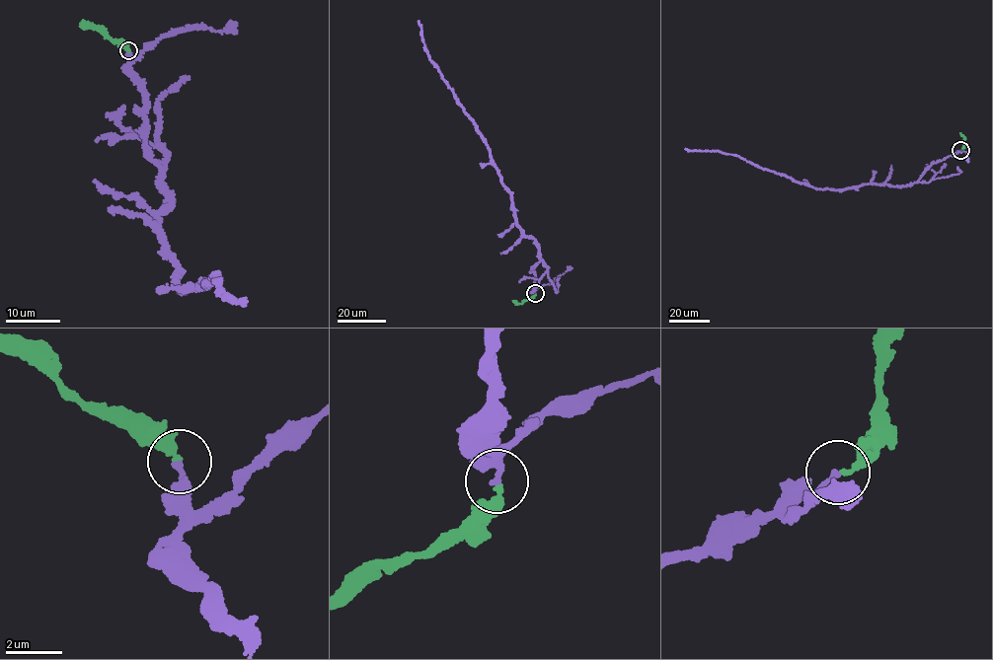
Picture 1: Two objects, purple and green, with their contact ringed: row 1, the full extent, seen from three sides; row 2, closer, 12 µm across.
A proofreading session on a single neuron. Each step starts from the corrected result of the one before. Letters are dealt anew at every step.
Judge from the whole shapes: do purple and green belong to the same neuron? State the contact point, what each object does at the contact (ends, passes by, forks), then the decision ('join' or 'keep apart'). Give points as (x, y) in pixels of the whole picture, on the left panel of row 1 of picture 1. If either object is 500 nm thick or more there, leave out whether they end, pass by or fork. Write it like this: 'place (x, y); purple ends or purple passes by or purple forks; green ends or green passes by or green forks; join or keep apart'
place (128, 50); purple ends; green ends; join

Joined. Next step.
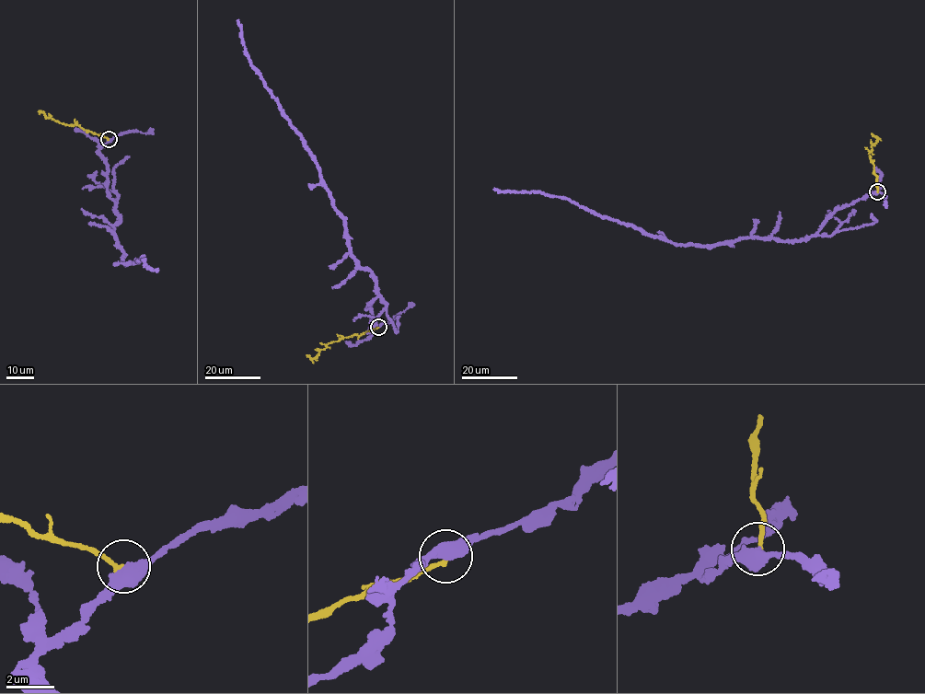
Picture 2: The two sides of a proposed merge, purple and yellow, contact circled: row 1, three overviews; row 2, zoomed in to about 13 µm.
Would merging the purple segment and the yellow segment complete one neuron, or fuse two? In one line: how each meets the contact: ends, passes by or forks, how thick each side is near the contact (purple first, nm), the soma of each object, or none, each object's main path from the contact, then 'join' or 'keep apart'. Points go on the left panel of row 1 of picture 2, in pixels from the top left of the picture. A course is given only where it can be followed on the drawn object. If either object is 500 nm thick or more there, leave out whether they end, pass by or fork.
500/170 nm | purple none | yellow none | purple via (109, 139), (99, 150), (121, 217), (113, 232), (122, 260), (135, 264), (143, 257), (157, 270) | yellow via (109, 139), (86, 131), (78, 125), (61, 123), (38, 111) | keep apart

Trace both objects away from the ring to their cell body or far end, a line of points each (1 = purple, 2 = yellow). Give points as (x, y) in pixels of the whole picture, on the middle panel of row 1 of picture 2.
1: (378, 326), (371, 329), (375, 276), (352, 254), (343, 218), (315, 157), (251, 64), (237, 20)
2: (378, 327), (329, 343), (313, 358), (306, 355)

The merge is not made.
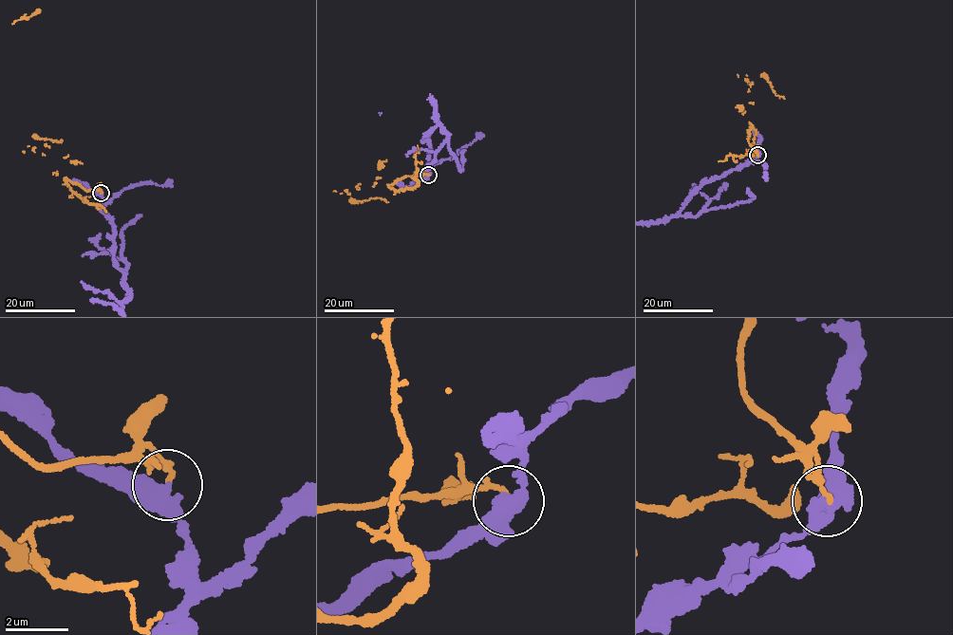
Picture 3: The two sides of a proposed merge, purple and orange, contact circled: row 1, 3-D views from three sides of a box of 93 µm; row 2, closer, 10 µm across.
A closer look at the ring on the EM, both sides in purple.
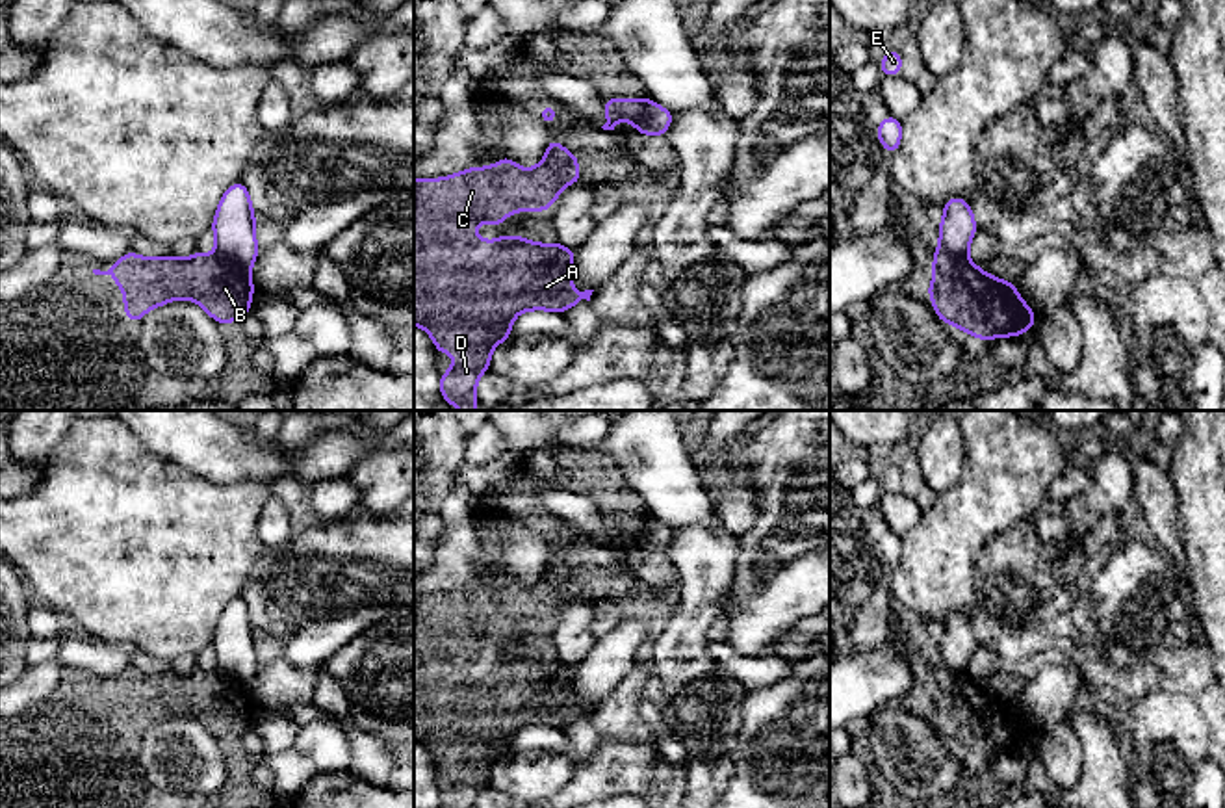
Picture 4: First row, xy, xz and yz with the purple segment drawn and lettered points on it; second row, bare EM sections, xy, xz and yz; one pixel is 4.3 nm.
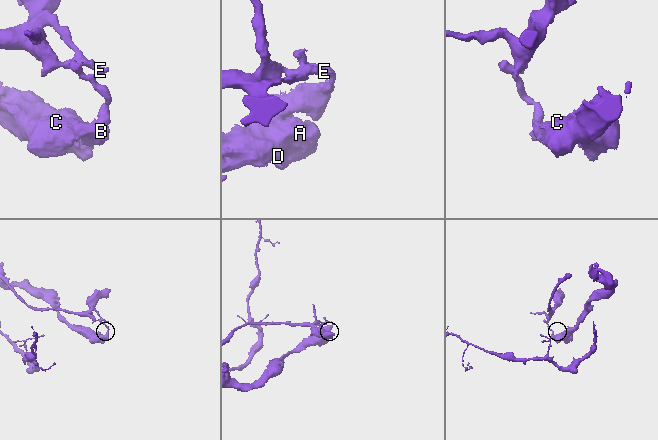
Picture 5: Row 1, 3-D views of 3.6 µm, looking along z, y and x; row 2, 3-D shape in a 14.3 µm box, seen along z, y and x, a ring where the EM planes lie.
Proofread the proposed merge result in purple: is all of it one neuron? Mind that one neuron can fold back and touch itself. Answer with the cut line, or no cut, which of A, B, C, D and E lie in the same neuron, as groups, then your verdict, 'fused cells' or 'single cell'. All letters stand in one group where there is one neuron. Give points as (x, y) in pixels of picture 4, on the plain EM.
cut in xy along (218, 667), (249, 684); A B C D / E; fused cells

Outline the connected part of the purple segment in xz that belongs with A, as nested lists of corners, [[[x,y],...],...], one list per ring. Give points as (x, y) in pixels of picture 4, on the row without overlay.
[[[549,552],[546,574],[535,585],[518,583],[507,570],[492,583],[470,583],[445,594],[414,596],[414,741],[423,743],[434,758],[436,769],[453,769],[455,780],[440,789],[440,808],[475,808],[479,793],[490,786],[490,769],[512,752],[510,741],[522,726],[566,728],[579,717],[590,717],[594,706],[572,706],[575,667],[561,659],[531,659],[523,652],[501,652],[483,658],[473,639],[501,641],[509,630],[546,628],[566,600],[585,598],[577,570]]]

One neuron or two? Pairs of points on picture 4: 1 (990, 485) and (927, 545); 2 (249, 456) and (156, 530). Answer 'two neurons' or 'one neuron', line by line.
1: one neuron
2: two neurons

